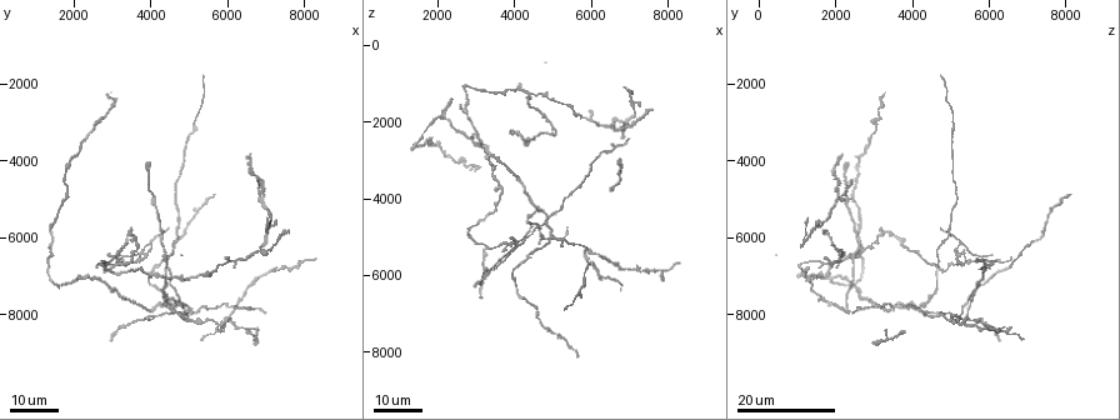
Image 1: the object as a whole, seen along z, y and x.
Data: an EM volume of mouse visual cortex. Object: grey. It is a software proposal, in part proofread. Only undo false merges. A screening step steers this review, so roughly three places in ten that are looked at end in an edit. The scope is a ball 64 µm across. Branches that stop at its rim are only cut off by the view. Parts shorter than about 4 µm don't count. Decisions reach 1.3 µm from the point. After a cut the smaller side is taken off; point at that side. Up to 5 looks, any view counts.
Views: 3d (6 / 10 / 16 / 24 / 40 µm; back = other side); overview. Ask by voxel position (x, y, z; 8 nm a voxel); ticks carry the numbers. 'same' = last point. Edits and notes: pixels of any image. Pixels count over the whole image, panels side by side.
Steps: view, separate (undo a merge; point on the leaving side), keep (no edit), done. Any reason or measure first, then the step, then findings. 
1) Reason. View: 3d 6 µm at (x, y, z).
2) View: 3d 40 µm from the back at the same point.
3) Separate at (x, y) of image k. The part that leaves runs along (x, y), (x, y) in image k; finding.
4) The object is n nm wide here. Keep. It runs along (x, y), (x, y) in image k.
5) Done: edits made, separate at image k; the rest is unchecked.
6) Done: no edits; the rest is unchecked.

Arms part here. View: 3d 16 µm at (4050, 6150, 5250).

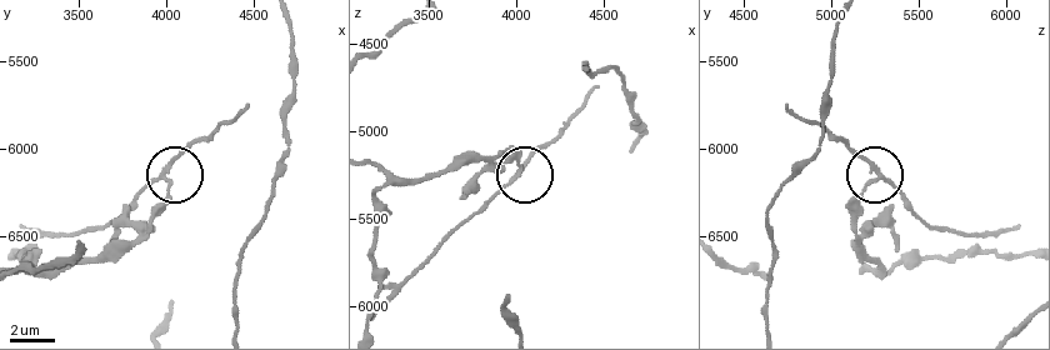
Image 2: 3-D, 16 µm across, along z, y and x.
View: 3d 6 µm at (4000, 6140, 5280).

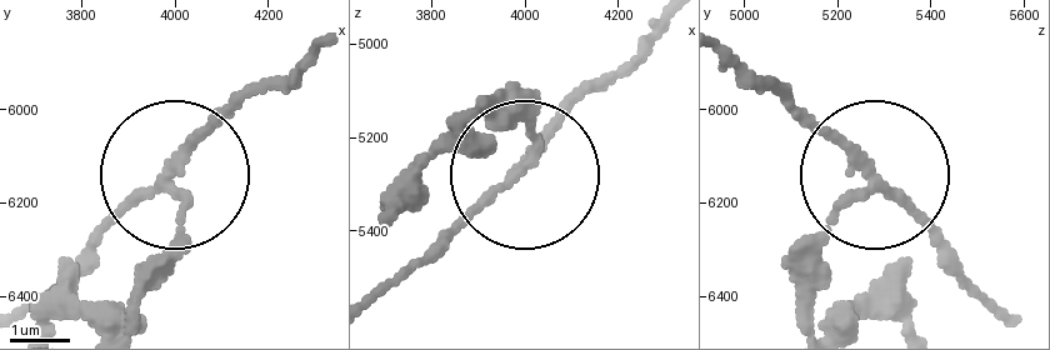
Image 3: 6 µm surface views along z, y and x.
The side arm is 9 µm long. Separate at (203, 130) of image 3. The part that leaves runs along (880, 184), (950, 269), (1010, 309) in image 3; a second cell is stuck on.

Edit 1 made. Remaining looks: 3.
Calibre changes. View: 3d 16 µm at (4350, 7200, 4650).

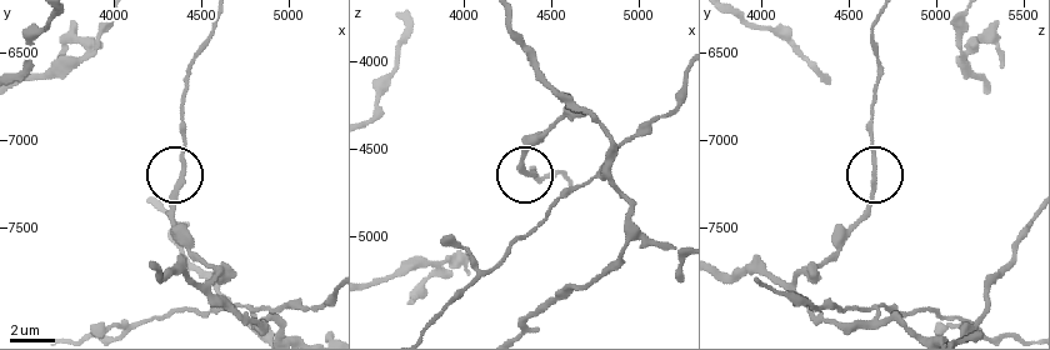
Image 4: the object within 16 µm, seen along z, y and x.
View: 3d 6 µm at (4400, 7180, 4640).

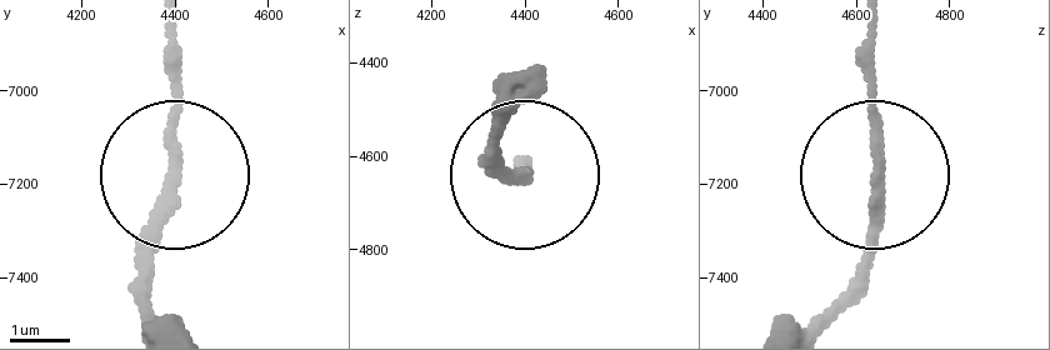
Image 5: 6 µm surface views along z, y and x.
View: 3d 6 µm from the back at (4395, 7180, 4645).

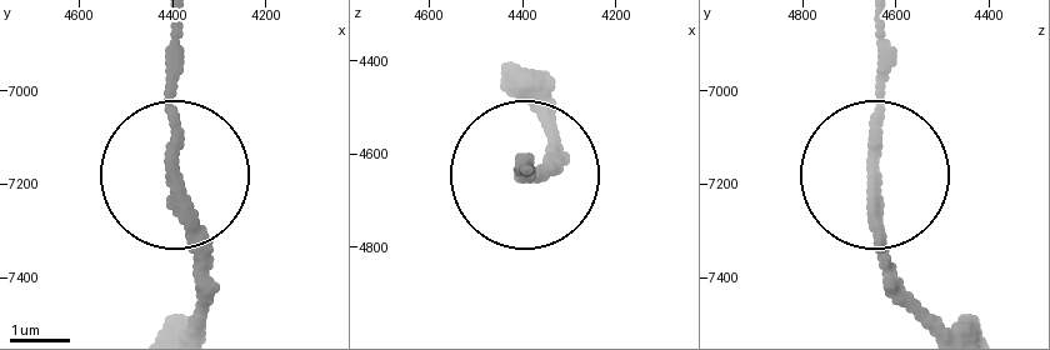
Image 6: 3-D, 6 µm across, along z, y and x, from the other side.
Separate at (174, 56) of image 6. The part that leaves runs along (170, 136), (170, 23) in image 6; two cells meet here.

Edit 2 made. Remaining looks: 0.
Done: edits made, separate at image 3, separate at image 6; the rest is unchecked.

